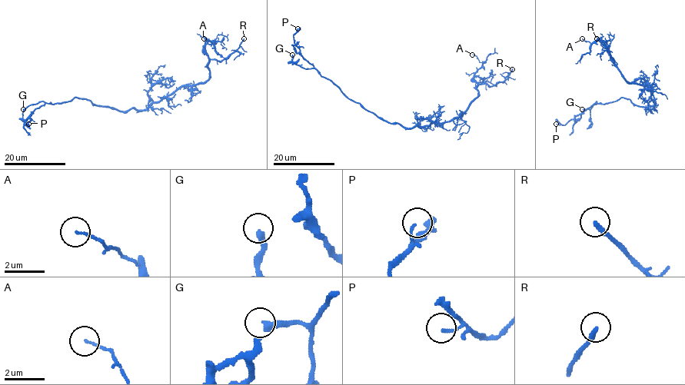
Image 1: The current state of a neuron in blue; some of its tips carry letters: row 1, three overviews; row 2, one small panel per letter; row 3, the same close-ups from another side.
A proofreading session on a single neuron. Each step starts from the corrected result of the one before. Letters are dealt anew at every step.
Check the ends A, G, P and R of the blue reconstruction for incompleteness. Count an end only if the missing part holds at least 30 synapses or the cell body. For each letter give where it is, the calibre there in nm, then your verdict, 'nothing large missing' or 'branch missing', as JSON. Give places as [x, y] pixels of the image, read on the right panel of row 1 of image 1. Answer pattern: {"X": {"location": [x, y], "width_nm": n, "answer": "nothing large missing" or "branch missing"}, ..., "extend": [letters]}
{"A": {"location": [582, 38], "width_nm": 100, "answer": "nothing large missing"}, "G": {"location": [582, 109], "width_nm": 300, "answer": "nothing large missing"}, "P": {"location": [556, 124], "width_nm": 120, "answer": "nothing large missing"}, "R": {"location": [596, 38], "width_nm": 240, "answer": "branch missing"}, "extend": ["R"]}

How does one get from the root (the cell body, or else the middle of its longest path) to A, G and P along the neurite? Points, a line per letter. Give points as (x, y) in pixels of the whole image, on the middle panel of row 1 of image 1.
A: (410, 128), (448, 122), (462, 114), (477, 96), (473, 74), (482, 64), (472, 54)
G: (410, 128), (388, 123), (367, 111), (314, 68), (297, 65), (292, 61), (292, 54)
P: (410, 128), (380, 119), (322, 77), (296, 45), (294, 34), (297, 28)

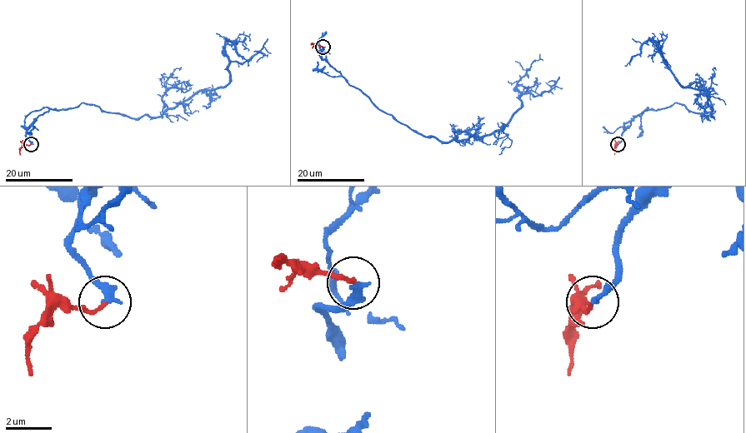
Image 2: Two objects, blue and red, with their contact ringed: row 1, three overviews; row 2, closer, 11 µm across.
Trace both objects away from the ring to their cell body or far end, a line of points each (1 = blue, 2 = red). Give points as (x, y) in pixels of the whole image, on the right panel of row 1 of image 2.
1: (618, 143), (644, 110), (674, 102), (706, 118), (713, 116), (703, 91), (683, 87), (652, 40), (624, 66)
2: (618, 144), (614, 154)

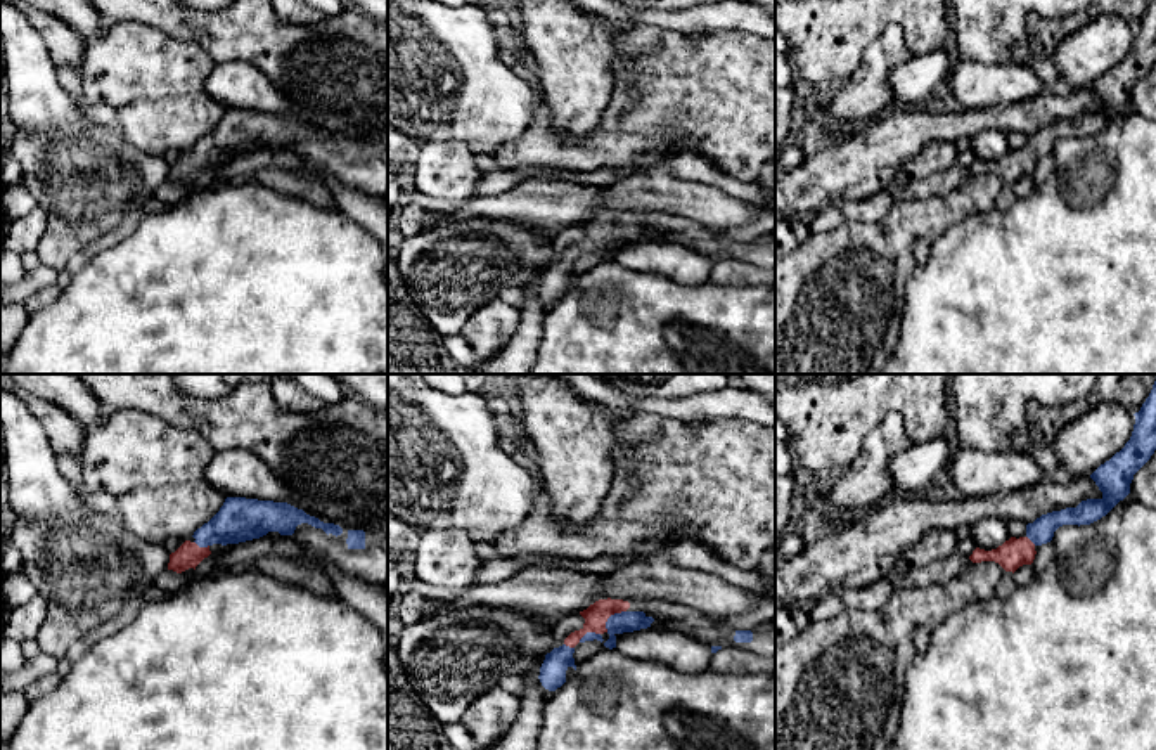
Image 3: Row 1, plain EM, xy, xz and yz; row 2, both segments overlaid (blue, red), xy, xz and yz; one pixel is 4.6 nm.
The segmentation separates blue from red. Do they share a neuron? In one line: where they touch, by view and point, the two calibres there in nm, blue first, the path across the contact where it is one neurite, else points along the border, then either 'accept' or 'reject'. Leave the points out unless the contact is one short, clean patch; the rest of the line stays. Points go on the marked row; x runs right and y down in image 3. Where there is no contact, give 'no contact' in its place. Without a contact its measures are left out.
xz (610, 617) | 100/110 nm | across xz (622, 622), (610, 617), (596, 615) | accept

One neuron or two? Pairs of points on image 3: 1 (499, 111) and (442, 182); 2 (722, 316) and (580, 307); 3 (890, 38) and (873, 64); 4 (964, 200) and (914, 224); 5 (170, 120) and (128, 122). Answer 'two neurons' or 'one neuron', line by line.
1: two neurons
2: one neuron
3: one neuron
4: one neuron
5: one neuron

